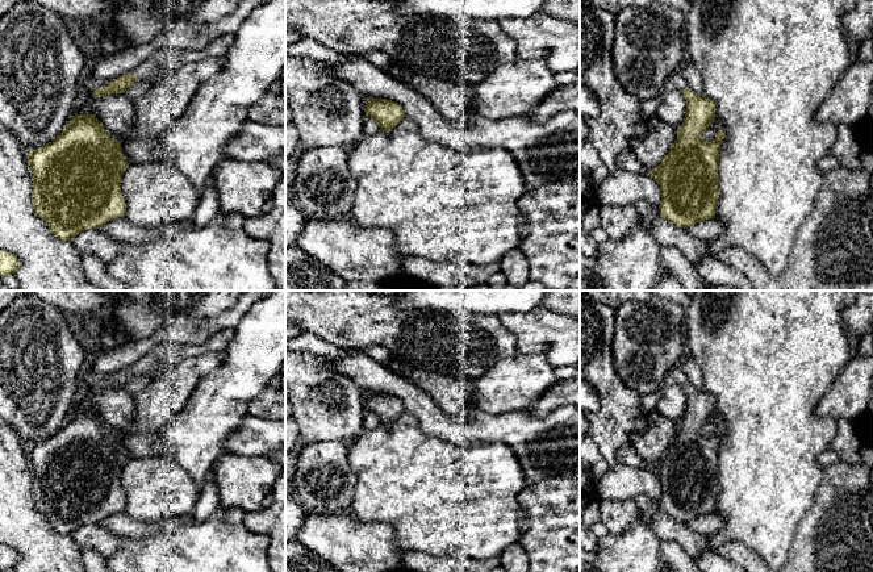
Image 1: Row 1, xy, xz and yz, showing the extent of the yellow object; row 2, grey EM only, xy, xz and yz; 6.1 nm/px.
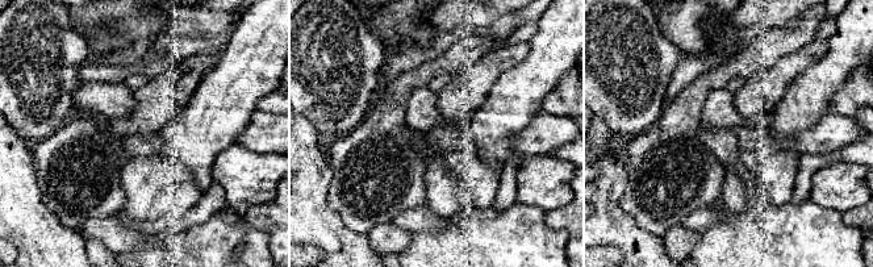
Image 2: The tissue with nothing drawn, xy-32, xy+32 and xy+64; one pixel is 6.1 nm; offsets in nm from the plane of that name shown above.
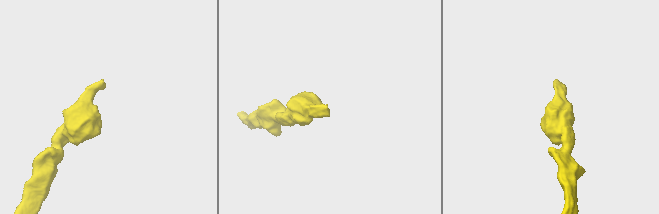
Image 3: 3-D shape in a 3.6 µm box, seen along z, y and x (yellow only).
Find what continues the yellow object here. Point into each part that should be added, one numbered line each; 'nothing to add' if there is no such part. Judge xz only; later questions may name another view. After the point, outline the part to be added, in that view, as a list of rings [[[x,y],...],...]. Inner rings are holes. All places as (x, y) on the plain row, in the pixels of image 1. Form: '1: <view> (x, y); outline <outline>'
nothing to add

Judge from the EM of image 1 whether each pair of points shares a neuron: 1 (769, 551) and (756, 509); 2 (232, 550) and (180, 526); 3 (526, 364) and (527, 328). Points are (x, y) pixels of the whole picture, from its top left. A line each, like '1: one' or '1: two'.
1: one
2: one
3: two

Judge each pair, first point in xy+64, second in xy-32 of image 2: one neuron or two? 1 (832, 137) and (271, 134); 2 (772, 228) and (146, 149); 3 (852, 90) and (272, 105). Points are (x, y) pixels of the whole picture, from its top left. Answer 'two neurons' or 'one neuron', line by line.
1: one neuron
2: two neurons
3: one neuron

